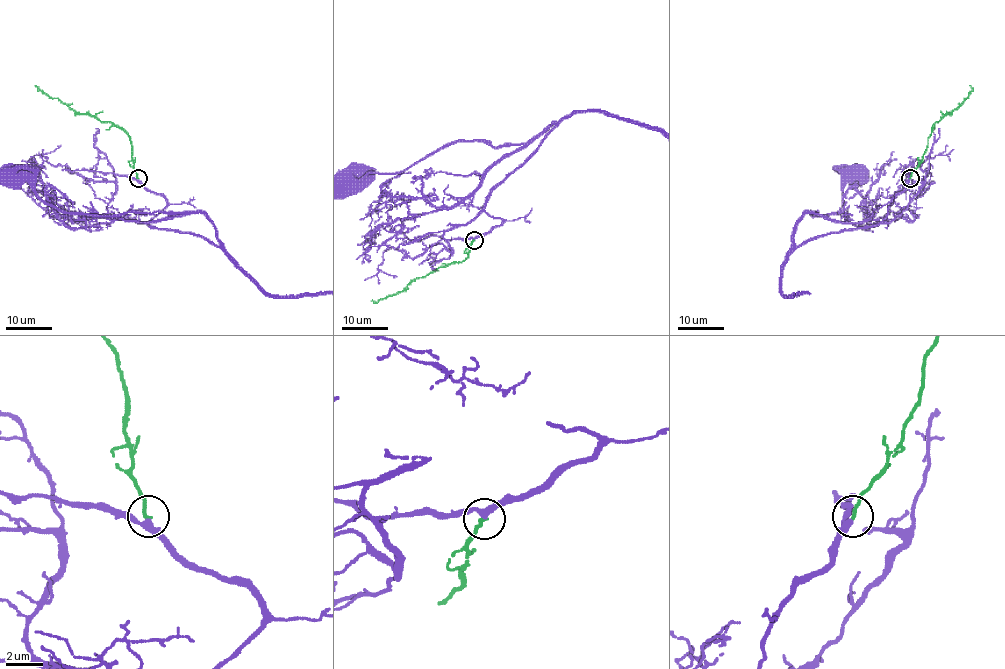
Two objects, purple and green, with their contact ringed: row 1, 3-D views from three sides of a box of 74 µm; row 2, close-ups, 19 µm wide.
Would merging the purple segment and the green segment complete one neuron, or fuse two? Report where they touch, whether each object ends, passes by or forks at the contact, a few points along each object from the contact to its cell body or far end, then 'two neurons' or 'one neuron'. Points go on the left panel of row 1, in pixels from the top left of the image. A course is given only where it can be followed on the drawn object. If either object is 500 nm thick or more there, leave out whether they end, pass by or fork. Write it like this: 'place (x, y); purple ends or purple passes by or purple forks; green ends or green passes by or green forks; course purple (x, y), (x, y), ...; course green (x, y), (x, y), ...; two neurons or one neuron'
place (138, 178); purple passes by; green ends; course purple (137, 178), (166, 201), (151, 226), (220, 244), (201, 212), (73, 214), (7, 175); course green (137, 178), (131, 141), (124, 132), (108, 121), (77, 114), (35, 85); one neuron

